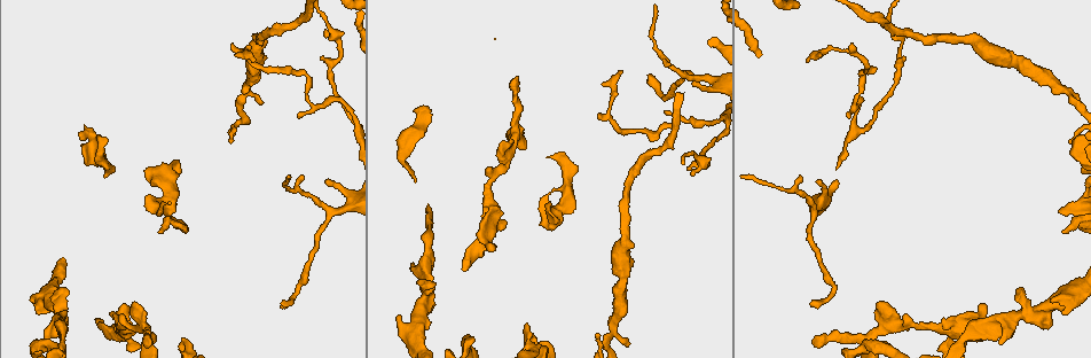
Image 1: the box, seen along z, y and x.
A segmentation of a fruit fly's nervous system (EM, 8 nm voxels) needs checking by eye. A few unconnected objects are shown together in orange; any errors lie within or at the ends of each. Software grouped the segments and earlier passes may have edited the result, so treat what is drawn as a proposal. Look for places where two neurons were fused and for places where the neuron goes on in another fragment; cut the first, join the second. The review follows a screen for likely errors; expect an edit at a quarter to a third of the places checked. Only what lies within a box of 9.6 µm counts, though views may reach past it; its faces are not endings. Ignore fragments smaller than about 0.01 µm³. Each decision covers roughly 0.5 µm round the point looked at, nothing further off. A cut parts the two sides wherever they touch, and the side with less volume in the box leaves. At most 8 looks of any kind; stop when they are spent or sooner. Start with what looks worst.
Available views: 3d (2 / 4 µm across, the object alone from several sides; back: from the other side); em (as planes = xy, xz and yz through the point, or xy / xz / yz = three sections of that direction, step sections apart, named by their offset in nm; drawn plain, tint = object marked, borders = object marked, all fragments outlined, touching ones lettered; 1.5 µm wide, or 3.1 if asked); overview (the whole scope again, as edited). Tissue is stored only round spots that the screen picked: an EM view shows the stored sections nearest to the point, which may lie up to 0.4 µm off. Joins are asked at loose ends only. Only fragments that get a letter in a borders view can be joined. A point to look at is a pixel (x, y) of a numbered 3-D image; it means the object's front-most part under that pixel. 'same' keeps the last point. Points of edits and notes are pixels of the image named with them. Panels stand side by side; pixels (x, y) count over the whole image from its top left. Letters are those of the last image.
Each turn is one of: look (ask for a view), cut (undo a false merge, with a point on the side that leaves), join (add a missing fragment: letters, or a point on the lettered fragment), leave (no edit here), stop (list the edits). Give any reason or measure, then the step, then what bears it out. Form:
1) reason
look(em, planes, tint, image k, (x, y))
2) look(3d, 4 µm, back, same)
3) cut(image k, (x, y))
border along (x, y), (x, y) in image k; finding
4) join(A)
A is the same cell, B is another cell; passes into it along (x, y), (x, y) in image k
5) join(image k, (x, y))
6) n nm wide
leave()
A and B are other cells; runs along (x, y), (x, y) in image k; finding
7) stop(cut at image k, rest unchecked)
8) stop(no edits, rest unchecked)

free end
look(em, planes, borders, image 1, (160, 230))

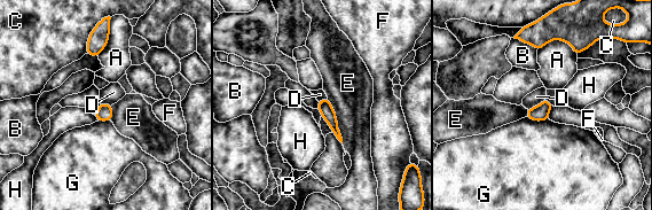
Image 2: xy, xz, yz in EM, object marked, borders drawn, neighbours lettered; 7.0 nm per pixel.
leave()
A, B, C, D, E, F, G and H are other cells; border along (544, 98), (527, 109) in image 2; none of them fits

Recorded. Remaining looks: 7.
sharp bend
look(em, planes, borders, image 1, (296, 292))

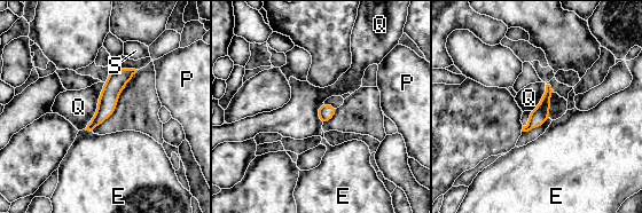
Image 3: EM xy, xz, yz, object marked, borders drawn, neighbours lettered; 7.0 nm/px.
Q touches over 360 nm
leave()
E, P, Q and S are other cells; border along (104, 83), (96, 112), (84, 128) in image 3; one neuron here

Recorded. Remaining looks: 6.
look(em, xy, step 8, borders, image 1, (1069, 144))

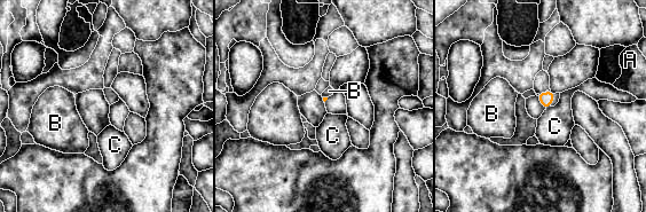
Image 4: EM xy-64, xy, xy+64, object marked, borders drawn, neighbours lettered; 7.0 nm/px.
look(em, planes, borders, same)

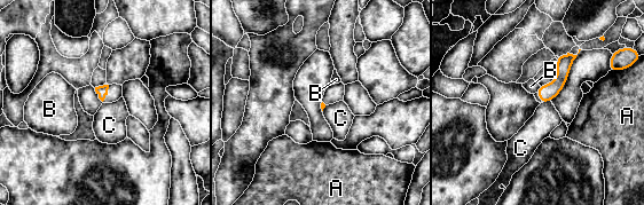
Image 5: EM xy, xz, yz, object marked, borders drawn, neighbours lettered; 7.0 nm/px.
C touches over 70 nm
leave()
A, B and C are other cells; runs along (570, 56), (560, 80), (543, 99) in image 5; no lettered fragment goes on from it

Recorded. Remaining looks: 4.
stop(no edits, rest unchecked)

